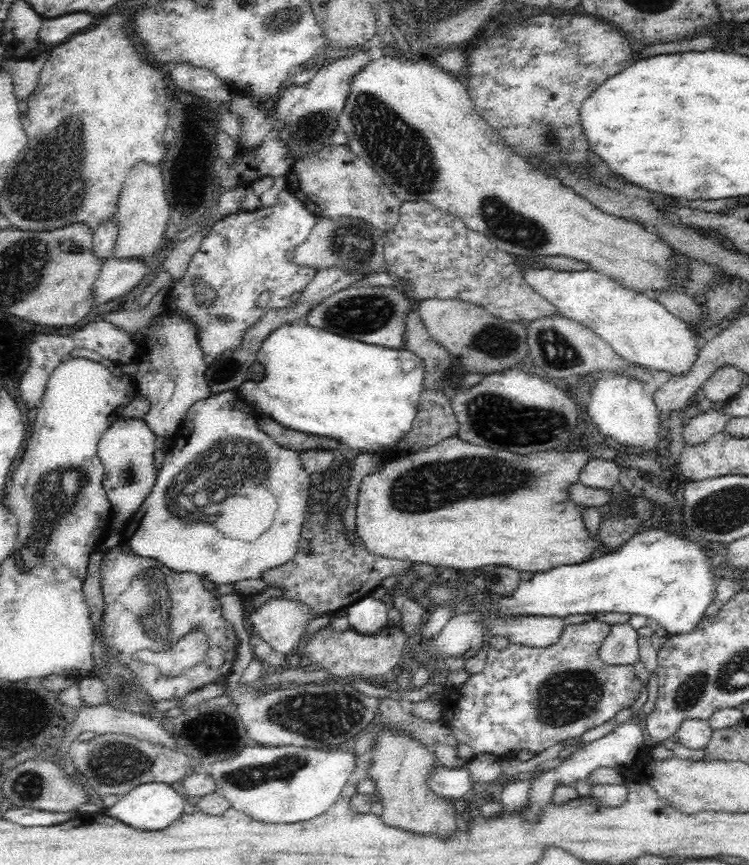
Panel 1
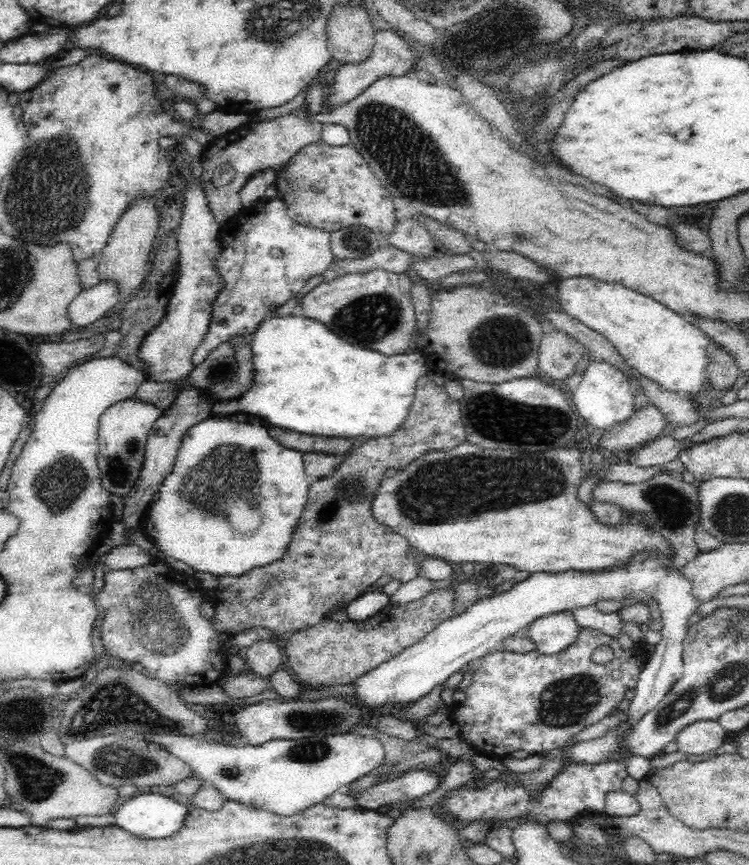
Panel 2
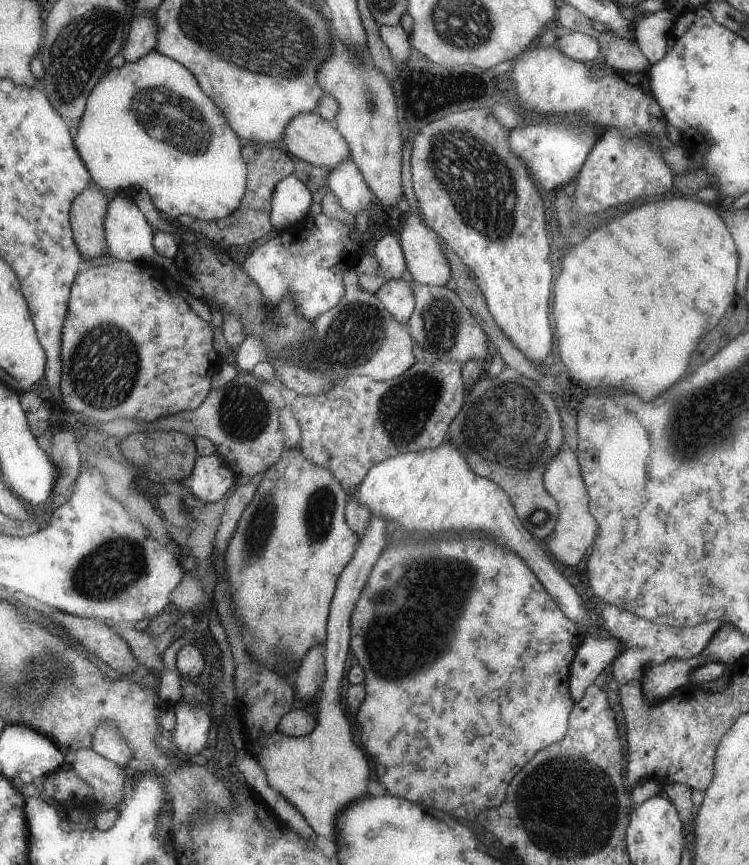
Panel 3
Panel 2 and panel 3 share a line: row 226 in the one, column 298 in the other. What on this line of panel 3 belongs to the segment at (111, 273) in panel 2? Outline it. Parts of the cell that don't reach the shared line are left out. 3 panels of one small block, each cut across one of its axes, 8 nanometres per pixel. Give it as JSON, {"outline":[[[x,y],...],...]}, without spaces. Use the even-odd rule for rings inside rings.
{"outline":[[[313,112],[295,115],[284,128],[282,143],[291,156],[309,162],[313,166],[327,166],[332,169],[336,164],[345,162],[351,155],[347,141],[333,122],[323,120]]]}

